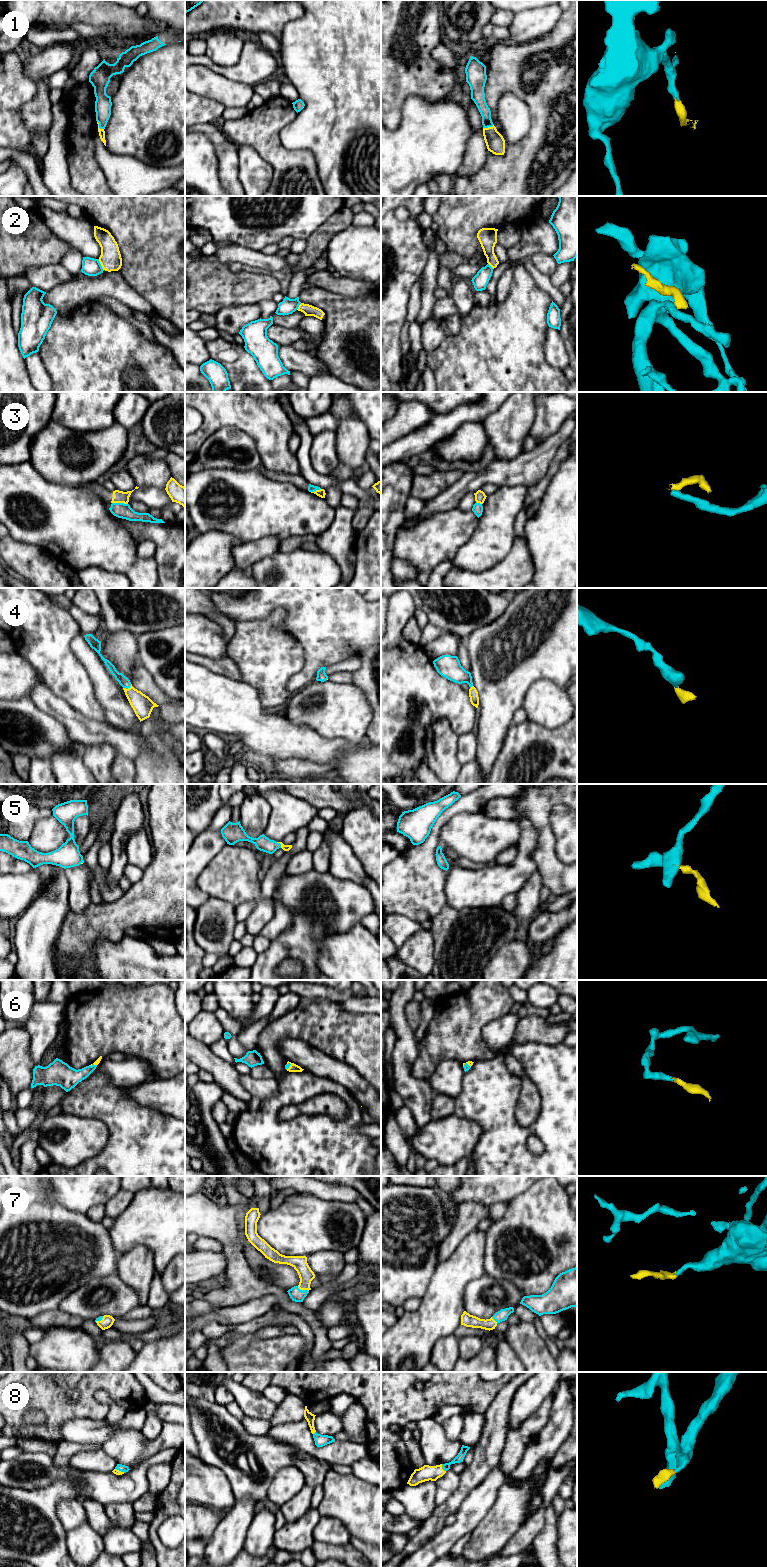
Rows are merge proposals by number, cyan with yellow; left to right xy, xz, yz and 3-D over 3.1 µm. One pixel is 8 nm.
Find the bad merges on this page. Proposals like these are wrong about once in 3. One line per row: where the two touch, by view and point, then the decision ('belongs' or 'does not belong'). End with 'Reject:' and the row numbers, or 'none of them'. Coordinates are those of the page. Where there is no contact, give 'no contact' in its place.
1: contact xy (99, 126); belongs
2: contact xy (100, 265); does not belong
3: contact xy (120, 503); does not belong
4: contact xy (127, 688); belongs
5: contact xz (280, 844); belongs
6: contact xz (289, 1066); belongs
7: contact xz (303, 1290); belongs
8: contact yz (442, 1468); belongs
Reject: 2, 3

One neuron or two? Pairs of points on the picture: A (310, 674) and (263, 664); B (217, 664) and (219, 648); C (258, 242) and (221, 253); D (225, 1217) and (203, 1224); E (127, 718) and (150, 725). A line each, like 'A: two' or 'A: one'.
A: two
B: two
C: two
D: one
E: two

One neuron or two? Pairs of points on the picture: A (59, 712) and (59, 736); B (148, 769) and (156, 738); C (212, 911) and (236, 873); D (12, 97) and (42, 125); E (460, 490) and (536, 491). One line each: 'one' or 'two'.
A: two
B: one
C: two
D: two
E: two

